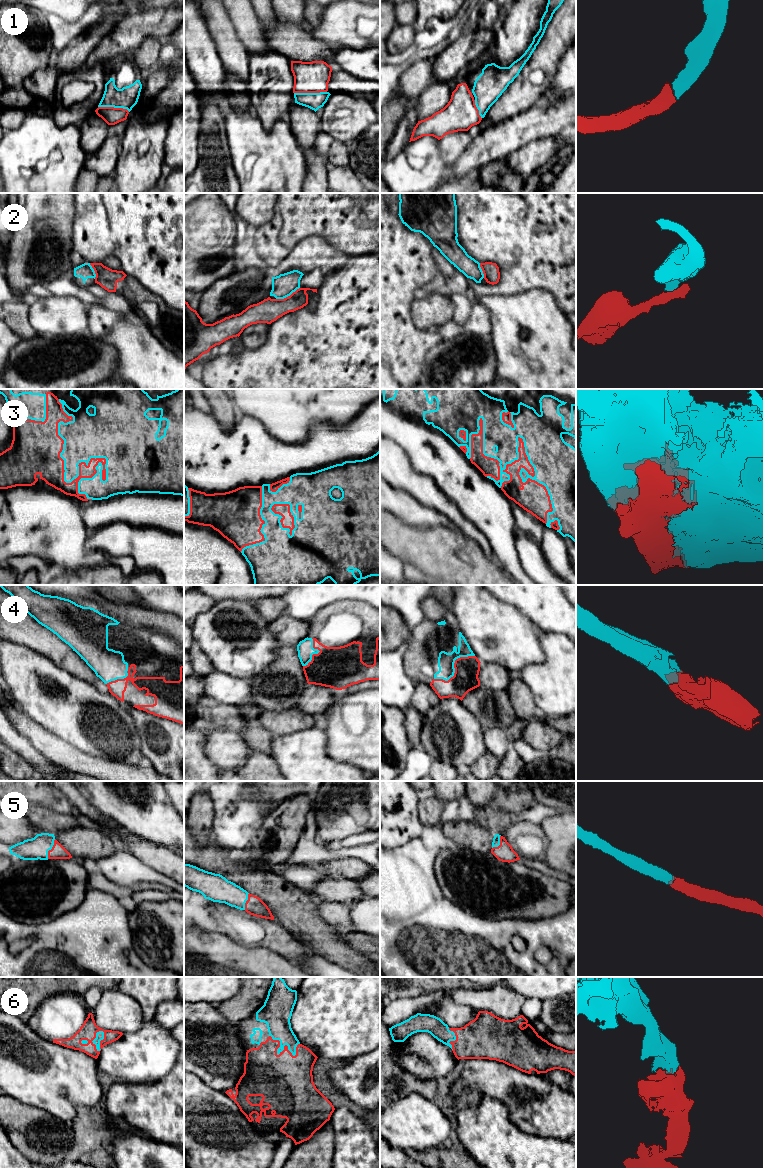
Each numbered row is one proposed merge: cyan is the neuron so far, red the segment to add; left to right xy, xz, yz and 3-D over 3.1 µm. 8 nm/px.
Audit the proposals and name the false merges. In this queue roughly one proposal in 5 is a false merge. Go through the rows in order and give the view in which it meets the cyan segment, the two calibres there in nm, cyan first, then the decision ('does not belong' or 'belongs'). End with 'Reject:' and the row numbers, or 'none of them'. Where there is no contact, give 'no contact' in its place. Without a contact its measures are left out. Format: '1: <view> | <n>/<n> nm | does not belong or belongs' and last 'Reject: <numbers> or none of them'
1: xz | 140/260 nm | belongs
2: xz | 180/190 nm | does not belong
3: xy | 240/220 nm | belongs
4: yz | 130/200 nm | belongs
5: xy | 180/110 nm | belongs
6: xz | 190/440 nm | belongs
Reject: 2

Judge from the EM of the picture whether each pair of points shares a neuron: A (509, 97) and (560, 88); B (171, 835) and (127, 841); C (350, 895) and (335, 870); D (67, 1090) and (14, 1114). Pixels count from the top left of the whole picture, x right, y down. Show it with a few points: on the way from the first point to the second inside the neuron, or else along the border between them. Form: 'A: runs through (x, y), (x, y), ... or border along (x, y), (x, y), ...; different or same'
A: border along (557, 70), (541, 99); different
B: border along (124, 829), (166, 847); different
C: border along (328, 877), (350, 878), (356, 881); different
D: border along (11, 1097), (23, 1103), (39, 1107), (54, 1117); different

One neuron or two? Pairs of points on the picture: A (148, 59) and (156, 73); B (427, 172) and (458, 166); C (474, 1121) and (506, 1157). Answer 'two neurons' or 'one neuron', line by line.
A: two neurons
B: two neurons
C: one neuron

